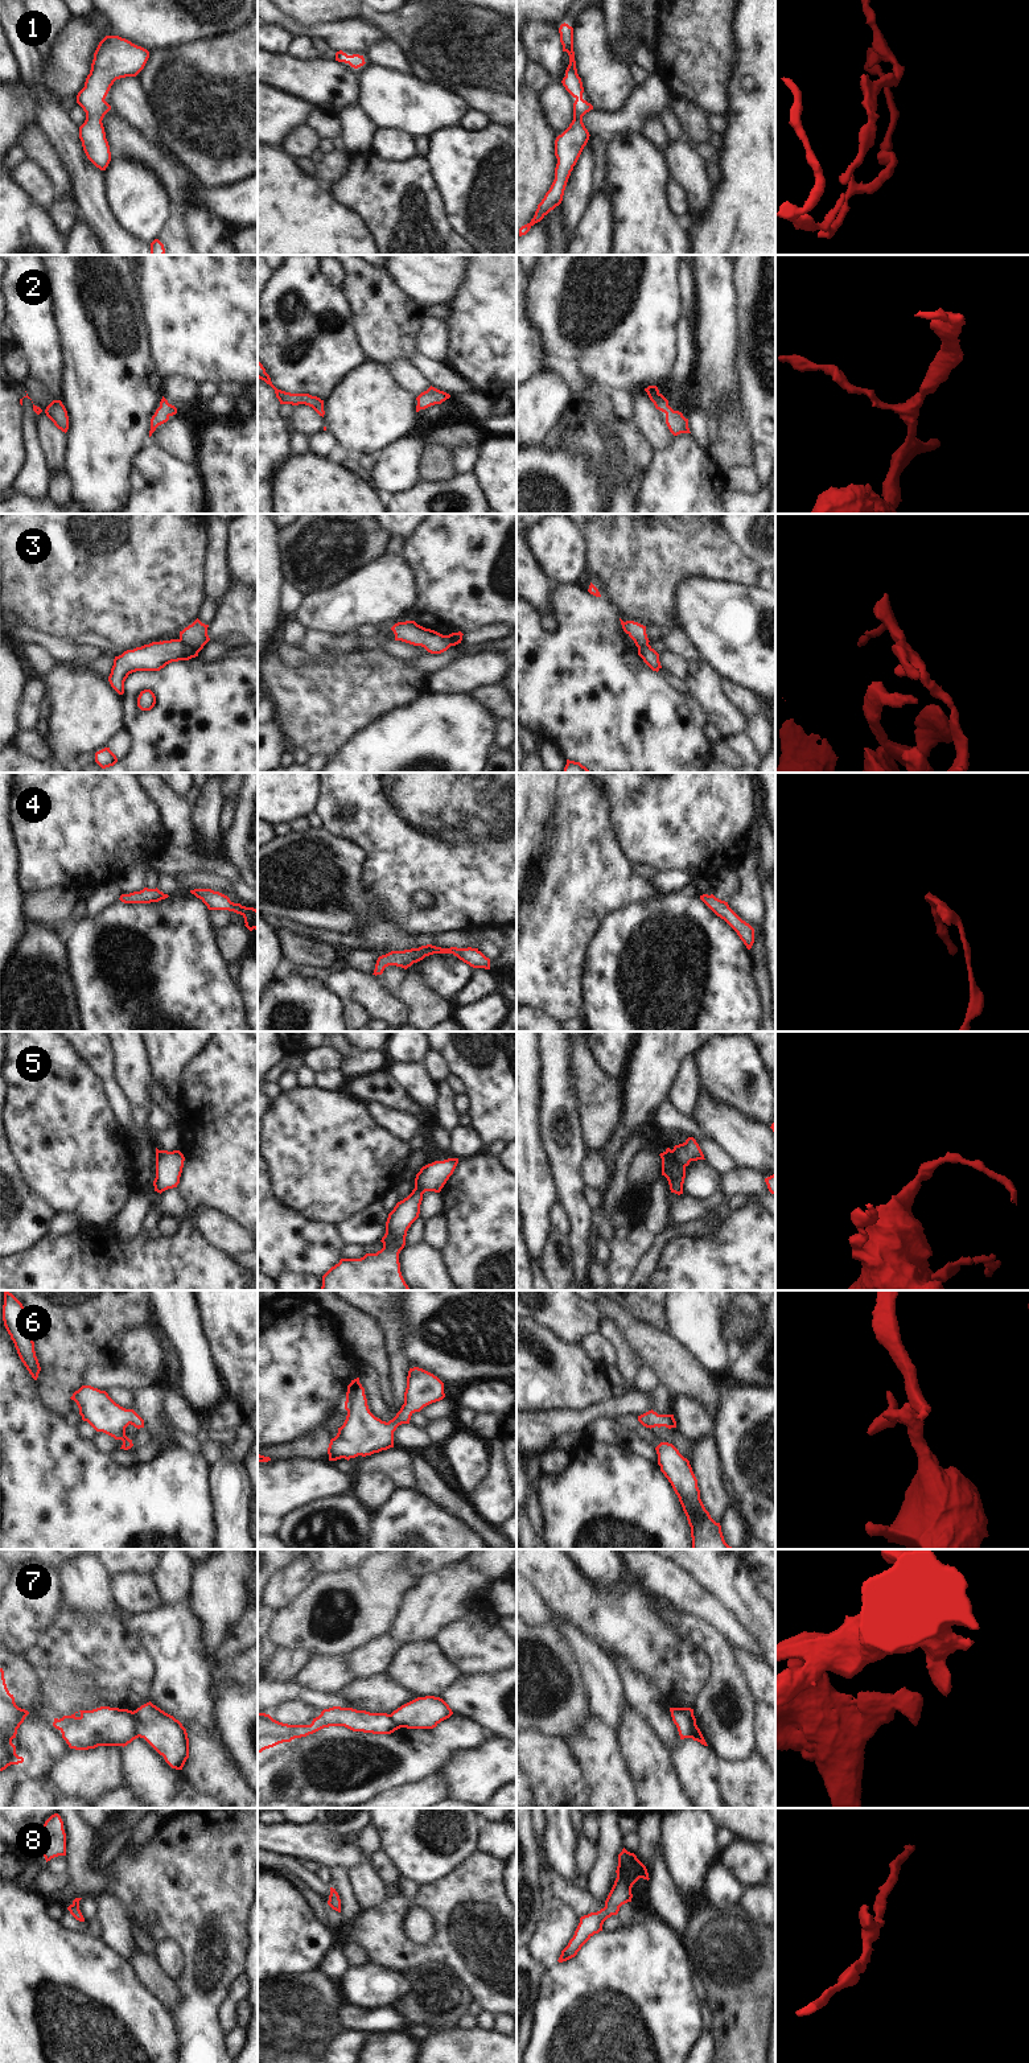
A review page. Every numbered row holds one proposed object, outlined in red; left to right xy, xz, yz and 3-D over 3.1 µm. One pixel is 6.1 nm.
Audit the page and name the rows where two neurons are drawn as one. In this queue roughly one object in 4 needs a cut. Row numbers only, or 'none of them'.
3, 5, 7

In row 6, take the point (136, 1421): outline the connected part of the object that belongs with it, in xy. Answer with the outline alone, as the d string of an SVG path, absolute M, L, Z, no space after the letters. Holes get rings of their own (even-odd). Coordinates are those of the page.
M82 1385L70 1399L77 1403L82 1420L87 1421L96 1432L103 1432L115 1440L122 1440L123 1445L120 1449L128 1450L133 1446L132 1440L125 1436L125 1428L129 1424L137 1429L144 1428L144 1420L133 1409L125 1409L116 1404L106 1391L91 1385Z

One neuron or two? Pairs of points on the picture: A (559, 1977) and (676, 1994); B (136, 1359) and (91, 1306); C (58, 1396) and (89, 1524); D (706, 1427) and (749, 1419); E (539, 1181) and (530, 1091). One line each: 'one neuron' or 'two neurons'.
A: one neuron
B: two neurons
C: two neurons
D: two neurons
E: one neuron

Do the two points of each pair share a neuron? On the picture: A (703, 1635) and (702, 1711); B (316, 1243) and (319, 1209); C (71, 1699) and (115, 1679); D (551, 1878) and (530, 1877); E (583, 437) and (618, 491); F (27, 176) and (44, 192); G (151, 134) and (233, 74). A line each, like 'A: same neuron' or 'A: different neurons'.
A: same neuron
B: different neurons
C: different neurons
D: different neurons
E: different neurons
F: same neuron
G: different neurons

